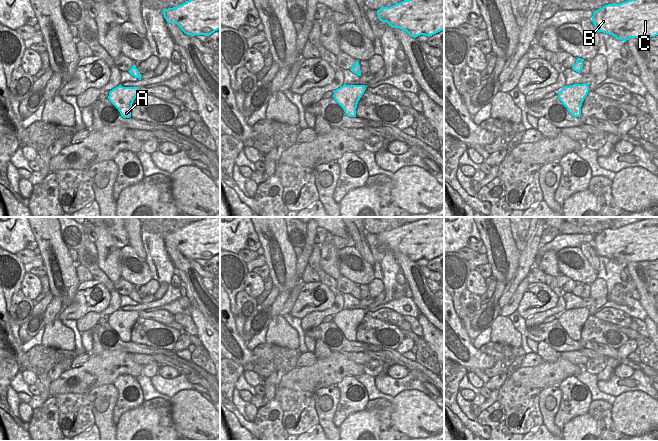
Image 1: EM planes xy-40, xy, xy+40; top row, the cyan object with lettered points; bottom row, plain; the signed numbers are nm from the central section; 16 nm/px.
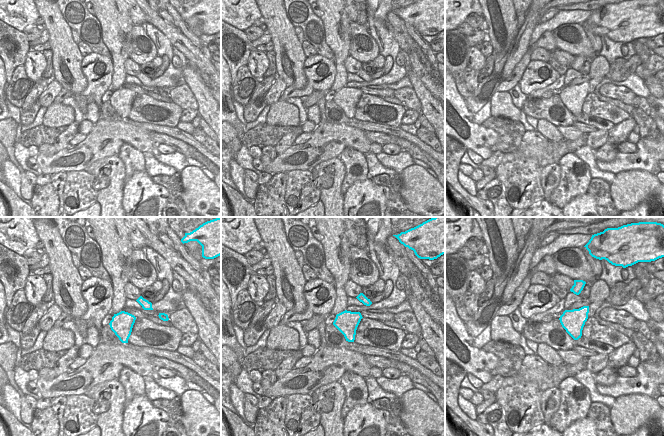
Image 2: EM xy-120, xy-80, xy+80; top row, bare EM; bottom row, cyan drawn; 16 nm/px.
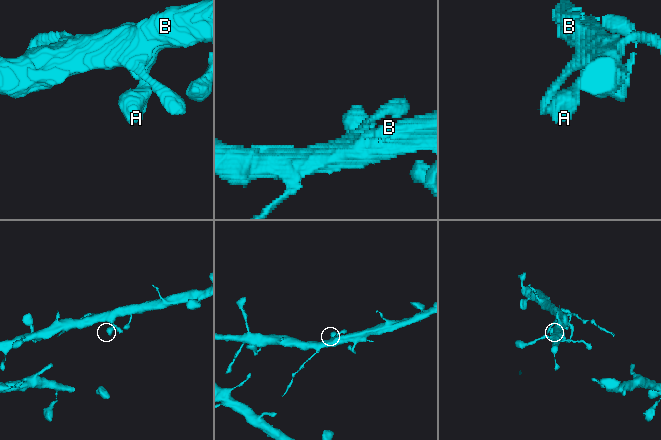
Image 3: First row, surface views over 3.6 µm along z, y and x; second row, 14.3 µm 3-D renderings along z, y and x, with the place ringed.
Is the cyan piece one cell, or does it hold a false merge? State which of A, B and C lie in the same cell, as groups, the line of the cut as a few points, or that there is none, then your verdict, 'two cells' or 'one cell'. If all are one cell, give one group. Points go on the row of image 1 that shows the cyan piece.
groups A B C; cut none; one cell

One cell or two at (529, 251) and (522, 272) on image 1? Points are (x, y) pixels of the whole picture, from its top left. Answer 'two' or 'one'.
one

